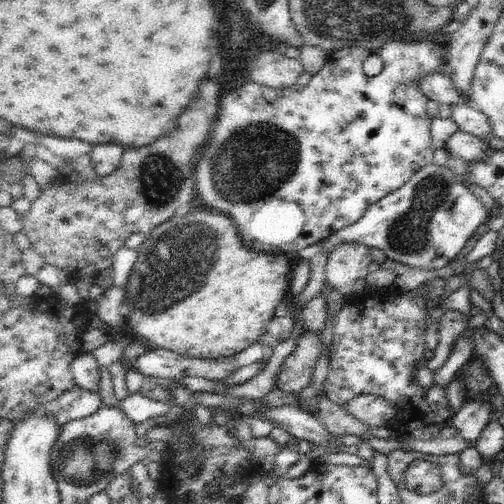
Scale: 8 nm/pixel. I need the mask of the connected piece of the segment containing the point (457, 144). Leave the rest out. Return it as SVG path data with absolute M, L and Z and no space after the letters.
M460 130L445 142L444 147L452 157L462 158L467 165L481 161L495 151L485 140Z

